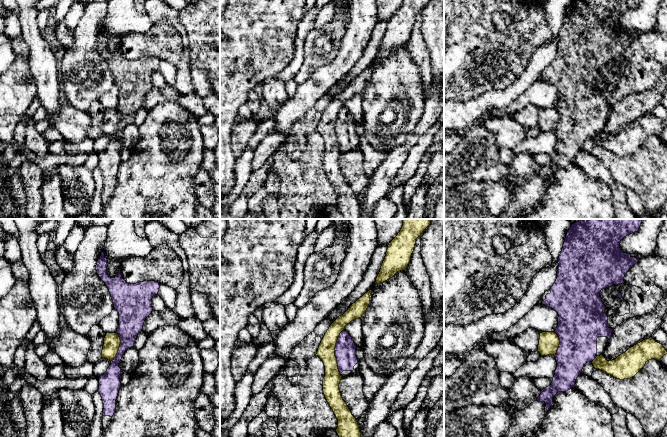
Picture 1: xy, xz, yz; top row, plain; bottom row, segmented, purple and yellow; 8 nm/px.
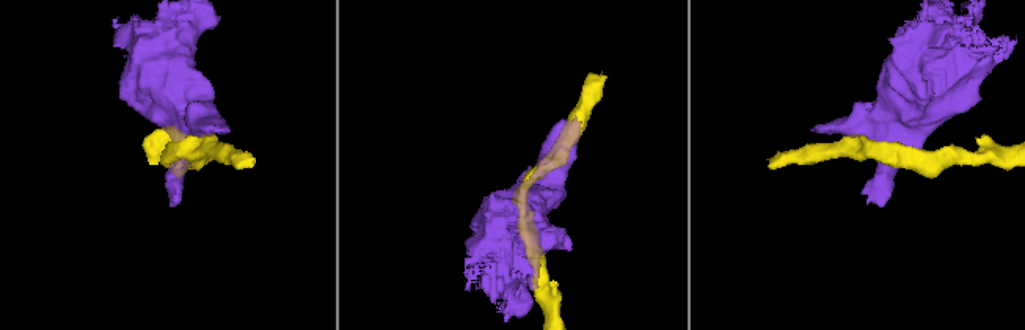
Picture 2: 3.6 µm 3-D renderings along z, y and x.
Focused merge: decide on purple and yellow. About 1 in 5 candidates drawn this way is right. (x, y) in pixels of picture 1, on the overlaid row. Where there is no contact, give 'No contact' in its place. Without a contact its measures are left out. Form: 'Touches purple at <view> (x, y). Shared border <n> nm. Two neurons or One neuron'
Touches purple at xz (335, 353). Shared border 380 nm. Two neurons

